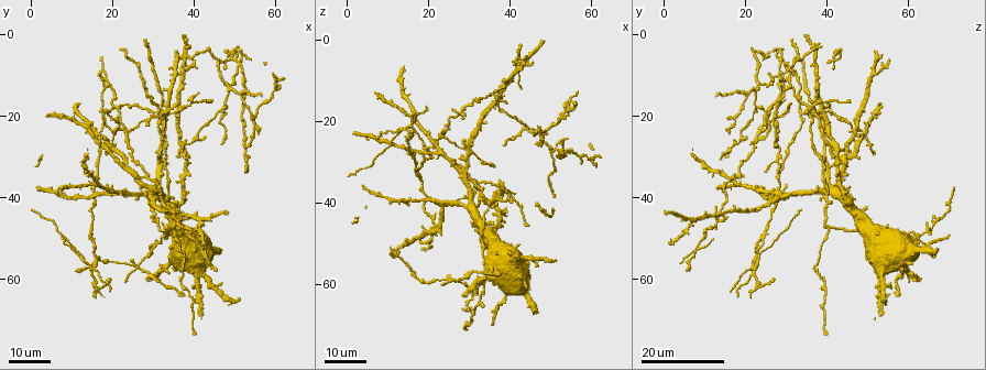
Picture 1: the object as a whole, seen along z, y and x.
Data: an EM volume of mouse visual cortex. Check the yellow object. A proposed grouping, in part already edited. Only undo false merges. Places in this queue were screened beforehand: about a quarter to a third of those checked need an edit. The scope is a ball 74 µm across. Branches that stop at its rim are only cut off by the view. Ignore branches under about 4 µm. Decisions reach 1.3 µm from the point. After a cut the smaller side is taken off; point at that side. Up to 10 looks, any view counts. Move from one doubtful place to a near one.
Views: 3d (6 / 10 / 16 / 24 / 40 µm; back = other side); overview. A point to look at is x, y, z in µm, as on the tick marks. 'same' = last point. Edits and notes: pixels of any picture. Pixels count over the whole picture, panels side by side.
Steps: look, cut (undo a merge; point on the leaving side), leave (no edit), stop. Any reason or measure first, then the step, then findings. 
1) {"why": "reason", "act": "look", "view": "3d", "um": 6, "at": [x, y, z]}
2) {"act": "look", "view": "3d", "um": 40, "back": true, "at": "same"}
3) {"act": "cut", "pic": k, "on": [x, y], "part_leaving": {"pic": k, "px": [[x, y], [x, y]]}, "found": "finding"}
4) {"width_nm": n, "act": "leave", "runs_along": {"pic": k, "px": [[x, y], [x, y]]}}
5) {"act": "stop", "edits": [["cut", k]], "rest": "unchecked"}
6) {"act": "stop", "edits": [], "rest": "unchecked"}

{"why": "arms part here", "act": "look", "view": "3d", "um": 24, "at": [52.0, 15.0, 20.5]}

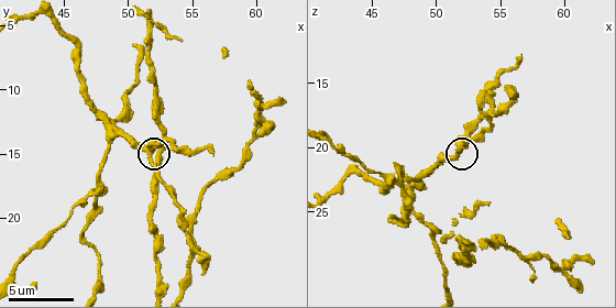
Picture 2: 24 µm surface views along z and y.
{"act": "look", "view": "3d", "um": 10, "at": "same"}

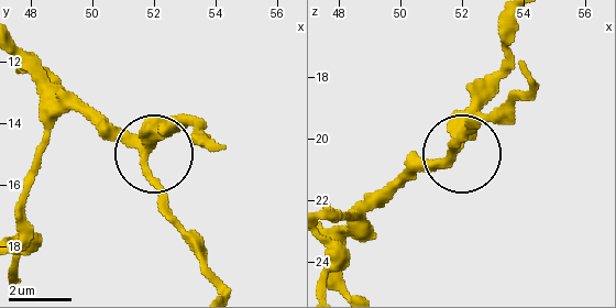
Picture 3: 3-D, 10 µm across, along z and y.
{"act": "leave", "found": "all the same neuron"}

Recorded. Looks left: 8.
{"why": "four arms meet", "act": "look", "view": "3d", "um": 16, "at": [40.0, 16.5, 37.5]}

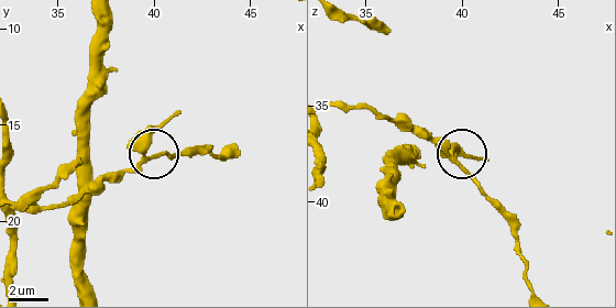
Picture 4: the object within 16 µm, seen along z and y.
{"act": "look", "view": "3d", "um": 6, "at": [39.4, 16.5, 37.4]}

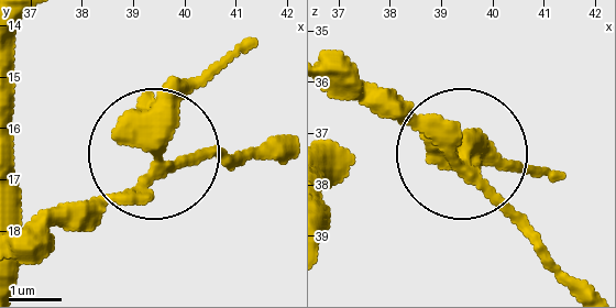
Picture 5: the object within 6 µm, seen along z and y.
{"act": "leave", "runs_along": {"pic": 5, "px": [[30, 260], [96, 220], [249, 41]]}, "found": "continuous, no second neuron"}

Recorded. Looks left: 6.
{"why": "looks like a crossing", "act": "look", "view": "3d", "um": 16, "at": [35.0, 48.0, 40.0]}

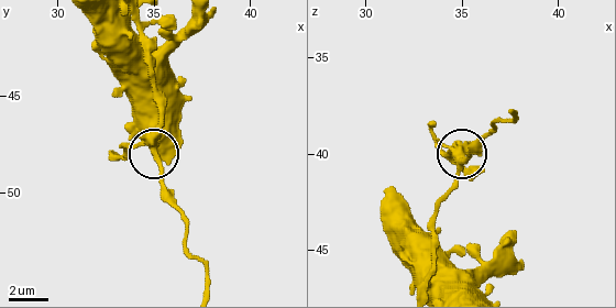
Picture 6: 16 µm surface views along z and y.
{"why": "closer look", "act": "look", "view": "3d", "um": 6, "at": [35.0, 47.7, 40.3]}

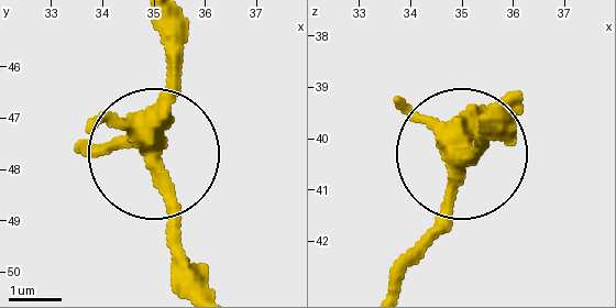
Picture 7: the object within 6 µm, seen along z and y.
{"arms": 4, "act": "leave", "runs_along": {"pic": 7, "px": [[80, 156], [142, 147], [177, 270]]}, "found": "all the same neuron"}

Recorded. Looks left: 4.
{"act": "look", "view": "3d", "um": 16, "at": [26.5, 57.5, 59.0]}

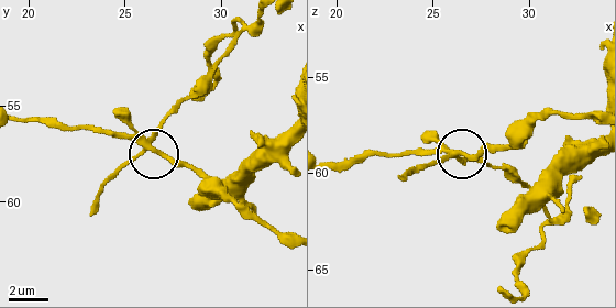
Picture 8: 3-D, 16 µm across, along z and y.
{"act": "look", "view": "3d", "um": 6, "at": [26.1, 57.1, 58.9]}

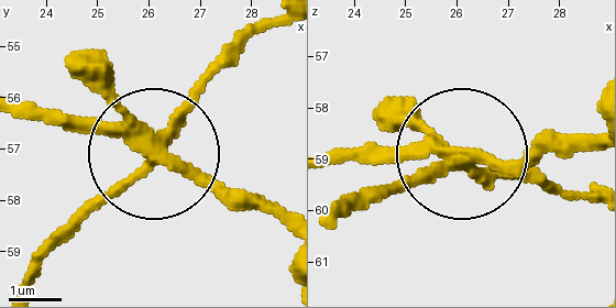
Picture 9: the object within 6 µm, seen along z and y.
{"arms": 4, "act": "cut", "pic": 9, "on": [210, 176], "part_leaving": {"pic": 9, "px": [[143, 133], [30, 120]]}, "found": "a second neuron is stuck on"}

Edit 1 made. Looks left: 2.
{"act": "stop", "edits": [["cut", 9]], "rest": "unchecked"}

